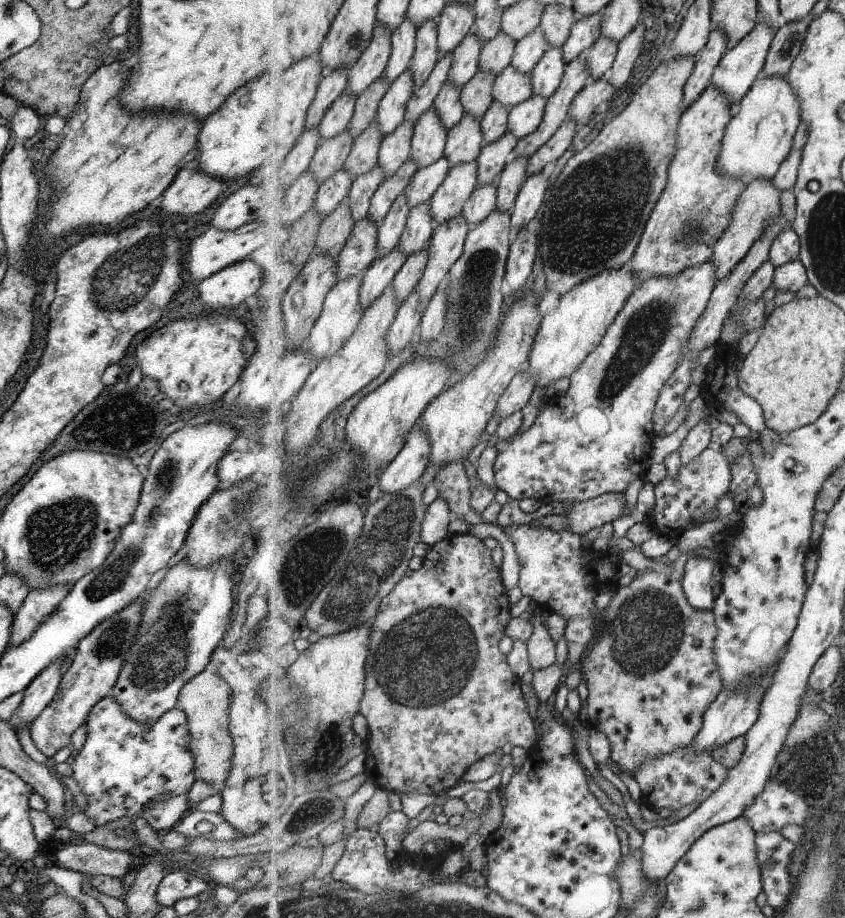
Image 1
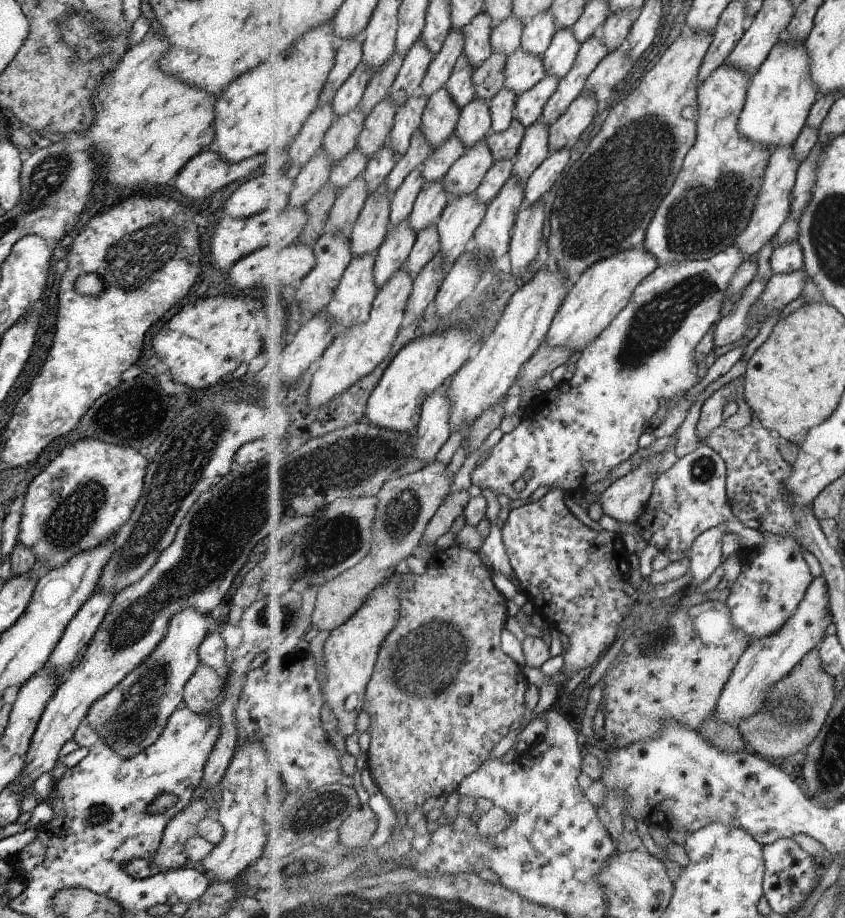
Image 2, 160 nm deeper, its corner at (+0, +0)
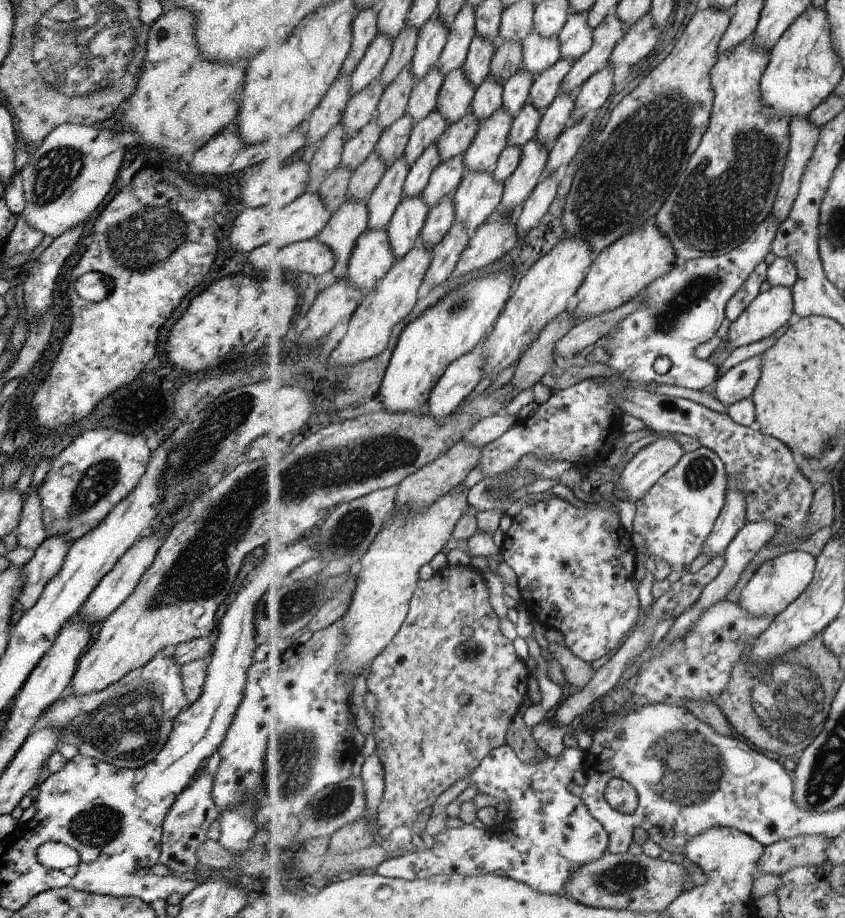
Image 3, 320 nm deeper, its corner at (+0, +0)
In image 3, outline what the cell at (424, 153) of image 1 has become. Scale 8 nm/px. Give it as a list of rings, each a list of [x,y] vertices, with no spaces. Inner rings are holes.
[[[463,68],[452,70],[447,76],[438,96],[438,108],[449,124],[461,120],[472,108],[476,95],[474,82]]]

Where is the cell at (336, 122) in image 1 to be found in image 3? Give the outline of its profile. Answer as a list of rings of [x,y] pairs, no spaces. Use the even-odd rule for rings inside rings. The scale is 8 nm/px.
[[[386,34],[377,35],[365,53],[364,59],[352,74],[352,96],[369,86],[375,79],[381,78],[382,72],[391,58],[393,44],[394,40],[391,40]]]

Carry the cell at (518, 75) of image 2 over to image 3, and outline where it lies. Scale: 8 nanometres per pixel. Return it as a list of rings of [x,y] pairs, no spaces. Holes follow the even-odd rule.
[[[533,30],[522,43],[524,44],[523,69],[530,70],[535,77],[562,58],[559,36],[547,38]]]

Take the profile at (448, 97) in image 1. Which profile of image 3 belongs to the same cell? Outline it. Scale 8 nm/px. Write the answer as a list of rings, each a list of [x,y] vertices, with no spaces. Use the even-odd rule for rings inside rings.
[[[481,35],[475,36],[463,66],[466,75],[474,82],[476,88],[489,76],[491,61],[496,53],[496,44]]]

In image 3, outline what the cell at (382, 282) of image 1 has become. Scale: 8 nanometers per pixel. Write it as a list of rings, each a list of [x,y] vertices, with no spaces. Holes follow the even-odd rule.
[[[422,194],[402,198],[387,228],[396,260],[416,247],[430,209]]]

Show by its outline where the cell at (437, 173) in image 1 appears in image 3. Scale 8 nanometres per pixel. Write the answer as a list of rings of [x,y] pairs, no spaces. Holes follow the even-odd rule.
[[[469,110],[461,120],[449,124],[437,142],[442,162],[457,155],[464,155],[473,144],[479,129],[480,120],[472,110]]]

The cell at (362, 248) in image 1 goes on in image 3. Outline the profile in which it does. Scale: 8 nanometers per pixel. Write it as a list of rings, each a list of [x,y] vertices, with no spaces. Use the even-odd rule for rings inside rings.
[[[403,155],[383,175],[381,182],[368,198],[368,229],[387,229],[404,194],[404,184],[410,173],[410,164]]]

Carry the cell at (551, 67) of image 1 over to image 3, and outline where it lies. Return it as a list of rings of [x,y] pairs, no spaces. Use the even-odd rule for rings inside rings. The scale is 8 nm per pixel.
[[[574,12],[559,35],[562,58],[581,58],[594,43],[594,28],[590,25],[589,12]]]

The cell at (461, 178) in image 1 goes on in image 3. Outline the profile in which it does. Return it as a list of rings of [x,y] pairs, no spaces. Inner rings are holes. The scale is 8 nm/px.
[[[498,108],[488,119],[480,122],[473,144],[463,155],[467,171],[492,171],[501,153],[507,148],[514,118],[505,108]]]

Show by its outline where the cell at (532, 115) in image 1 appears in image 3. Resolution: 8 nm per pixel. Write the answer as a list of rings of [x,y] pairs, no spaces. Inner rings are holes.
[[[563,57],[535,78],[530,90],[529,102],[533,103],[543,115],[562,90],[564,78],[573,65],[572,58]]]

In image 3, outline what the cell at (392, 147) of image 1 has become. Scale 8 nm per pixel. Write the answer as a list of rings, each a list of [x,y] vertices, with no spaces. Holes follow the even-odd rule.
[[[435,66],[417,82],[407,105],[408,113],[414,118],[415,124],[438,108],[438,96],[444,80],[443,71]]]

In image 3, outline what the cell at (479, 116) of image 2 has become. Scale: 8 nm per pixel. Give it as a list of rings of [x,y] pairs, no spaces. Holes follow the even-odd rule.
[[[487,77],[476,90],[471,110],[481,122],[503,106],[504,84],[495,77]]]

